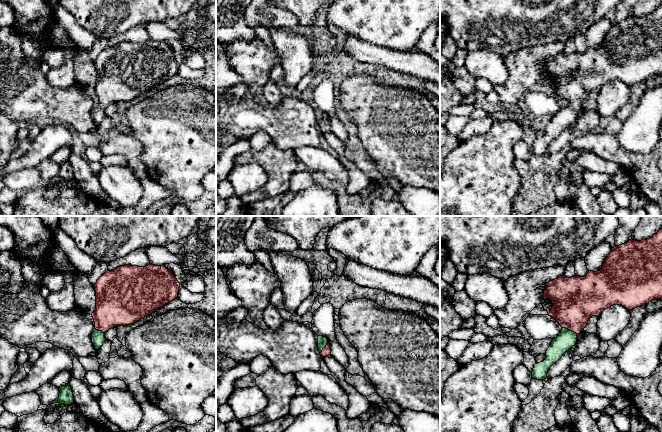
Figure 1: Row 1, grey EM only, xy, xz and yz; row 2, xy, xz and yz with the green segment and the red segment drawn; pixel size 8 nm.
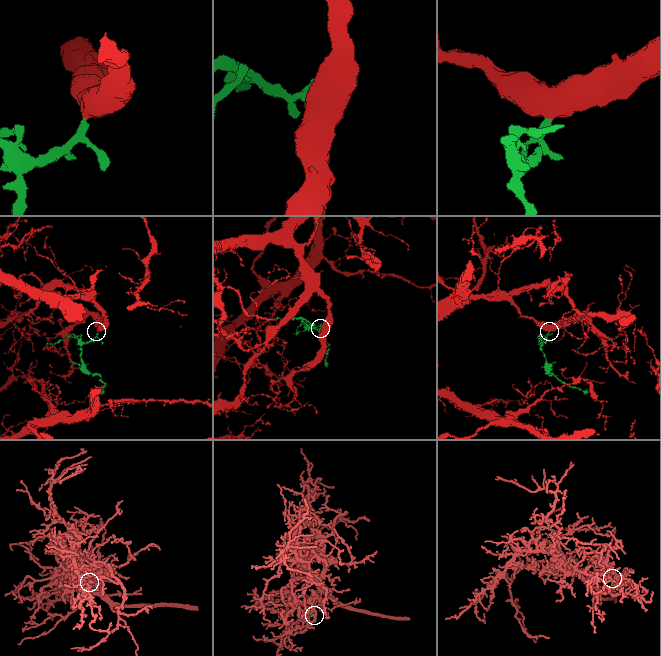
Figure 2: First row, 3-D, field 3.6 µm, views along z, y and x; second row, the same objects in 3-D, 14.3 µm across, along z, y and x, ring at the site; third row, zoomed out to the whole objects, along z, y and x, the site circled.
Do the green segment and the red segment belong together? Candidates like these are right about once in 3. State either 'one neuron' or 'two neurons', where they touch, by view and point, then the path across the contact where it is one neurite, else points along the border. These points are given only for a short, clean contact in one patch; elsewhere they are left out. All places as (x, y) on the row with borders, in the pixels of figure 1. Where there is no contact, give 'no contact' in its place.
one neuron | yz (569, 330) | across yz (566, 339), (569, 330), (575, 300)

